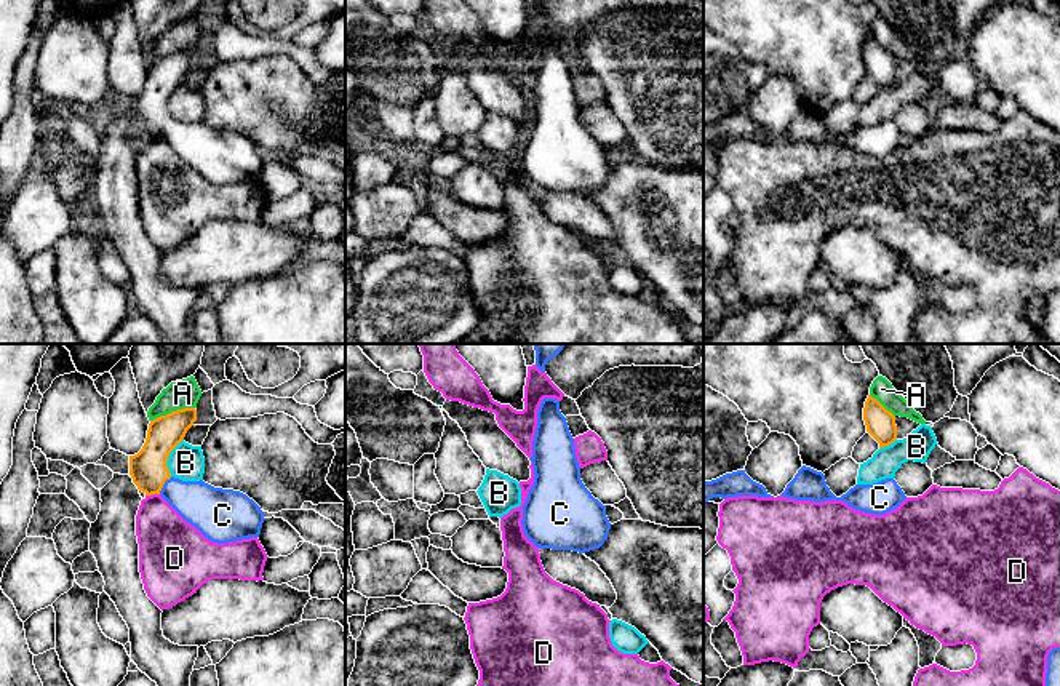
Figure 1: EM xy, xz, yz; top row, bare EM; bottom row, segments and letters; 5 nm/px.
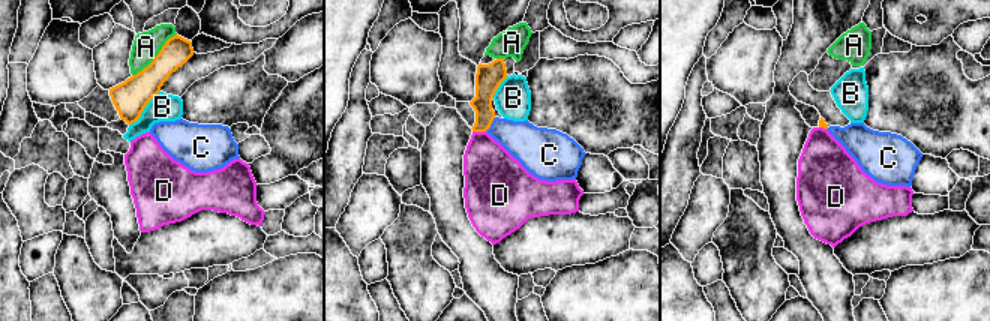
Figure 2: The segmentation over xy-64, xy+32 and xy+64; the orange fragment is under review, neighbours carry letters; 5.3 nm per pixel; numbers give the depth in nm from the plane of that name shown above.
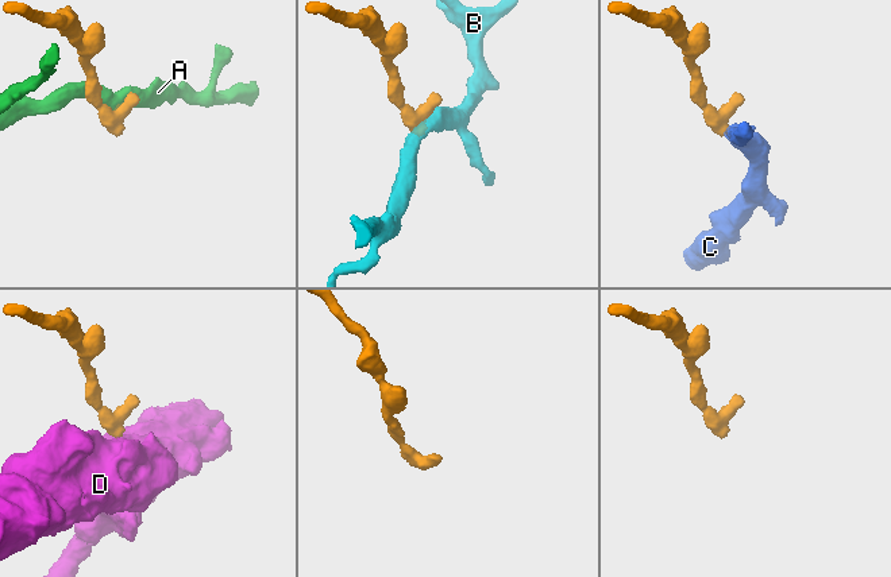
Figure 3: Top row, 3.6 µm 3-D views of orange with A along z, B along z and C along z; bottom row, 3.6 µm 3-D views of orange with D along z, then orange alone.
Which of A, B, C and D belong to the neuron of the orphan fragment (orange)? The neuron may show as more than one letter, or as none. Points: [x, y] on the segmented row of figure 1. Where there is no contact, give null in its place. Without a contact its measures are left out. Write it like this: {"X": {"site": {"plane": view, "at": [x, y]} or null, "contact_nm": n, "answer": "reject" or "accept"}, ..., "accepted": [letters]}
{"A": {"site": {"plane": "xy", "at": [173, 411]}, "contact_nm": 240, "answer": "reject"}, "B": {"site": {"plane": "xy", "at": [167, 458]}, "contact_nm": 200, "answer": "reject"}, "C": {"site": {"plane": "xy", "at": [163, 483]}, "contact_nm": 110, "answer": "accept"}, "D": {"site": {"plane": "xy", "at": [152, 493]}, "contact_nm": 70, "answer": "reject"}, "accepted": ["C"]}

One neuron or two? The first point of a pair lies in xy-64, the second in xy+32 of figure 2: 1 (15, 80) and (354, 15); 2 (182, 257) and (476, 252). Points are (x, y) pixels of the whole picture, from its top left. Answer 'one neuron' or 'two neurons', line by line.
1: two neurons
2: two neurons

